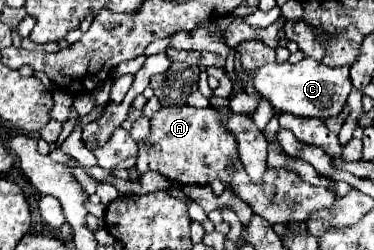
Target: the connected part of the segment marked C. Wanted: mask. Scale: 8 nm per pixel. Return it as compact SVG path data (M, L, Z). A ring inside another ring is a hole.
M304 58L298 64L290 62L266 64L256 70L256 74L252 76L252 84L278 112L288 112L302 118L328 118L340 114L352 90L346 66L330 68L310 58Z

